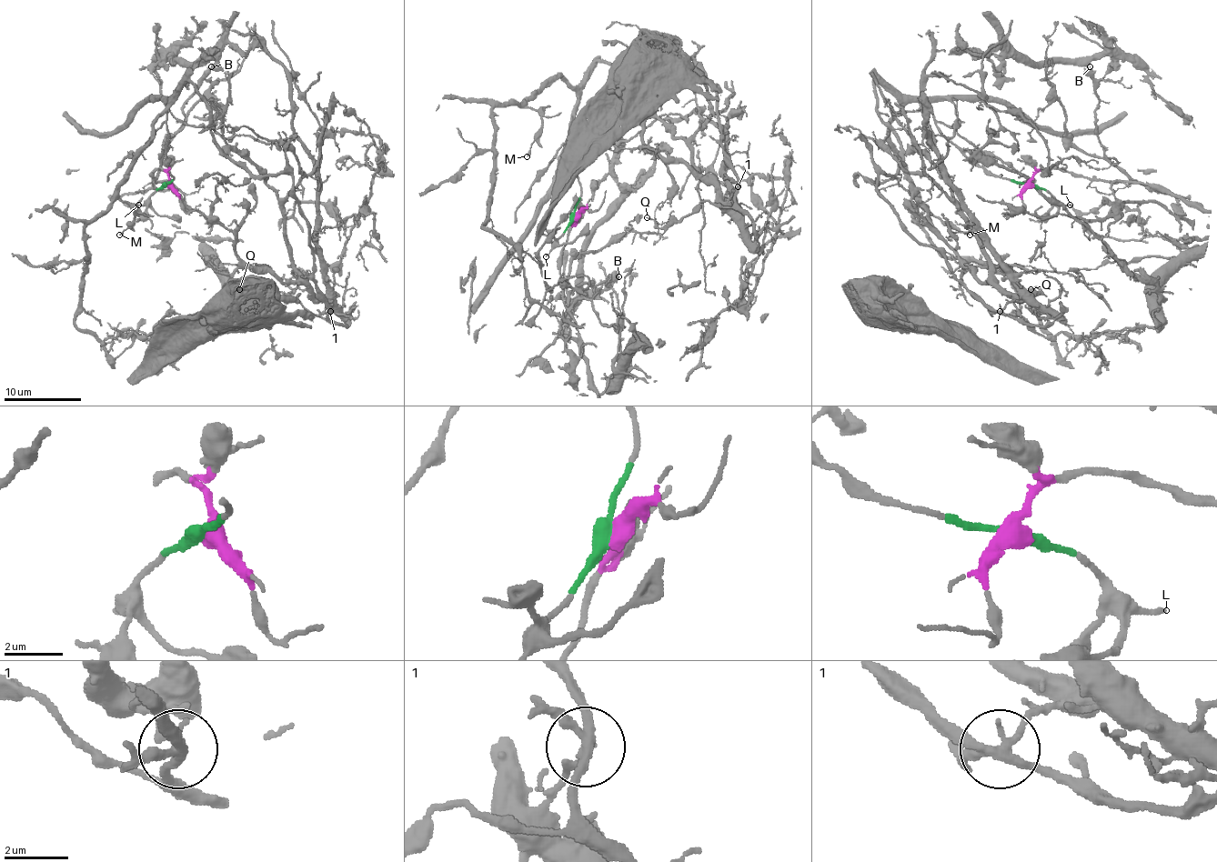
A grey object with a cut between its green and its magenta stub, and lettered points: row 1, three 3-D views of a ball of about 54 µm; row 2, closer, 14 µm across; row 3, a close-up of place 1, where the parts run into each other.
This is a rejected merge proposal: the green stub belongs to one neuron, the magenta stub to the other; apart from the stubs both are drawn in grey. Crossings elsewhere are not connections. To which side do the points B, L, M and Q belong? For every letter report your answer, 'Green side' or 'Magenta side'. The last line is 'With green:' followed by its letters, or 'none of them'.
B: Magenta side
L: Green side
M: Green side
Q: Green side
With green: L, M, Q

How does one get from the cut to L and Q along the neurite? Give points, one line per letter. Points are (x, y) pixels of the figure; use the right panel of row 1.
L: (1029, 185), (1037, 185), (1064, 205), (1070, 205)
Q: (1029, 185), (873, 82), (902, 155), (878, 193), (899, 222), (992, 307), (1020, 319), (1031, 290)

